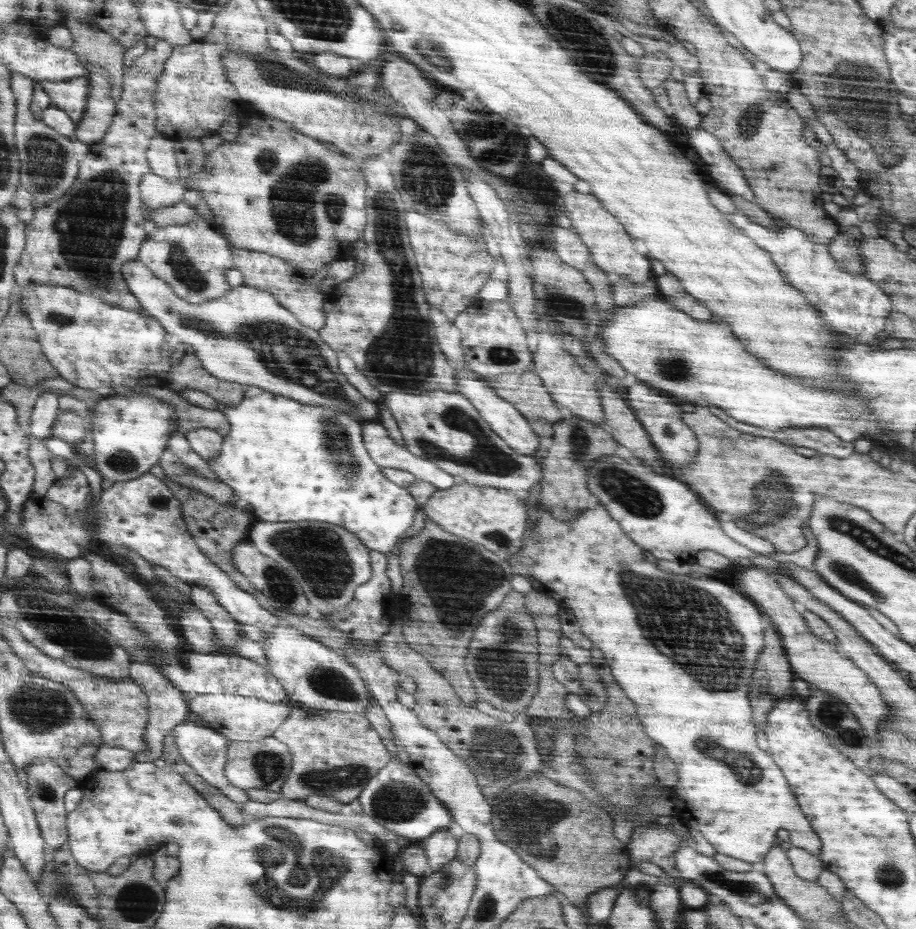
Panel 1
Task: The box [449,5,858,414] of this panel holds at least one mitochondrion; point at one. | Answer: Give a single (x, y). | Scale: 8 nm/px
(495, 132)

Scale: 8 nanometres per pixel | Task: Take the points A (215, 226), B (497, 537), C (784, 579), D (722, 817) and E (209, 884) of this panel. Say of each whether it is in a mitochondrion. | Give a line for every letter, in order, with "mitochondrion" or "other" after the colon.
A: other
B: mitochondrion
C: other
D: other
E: other

